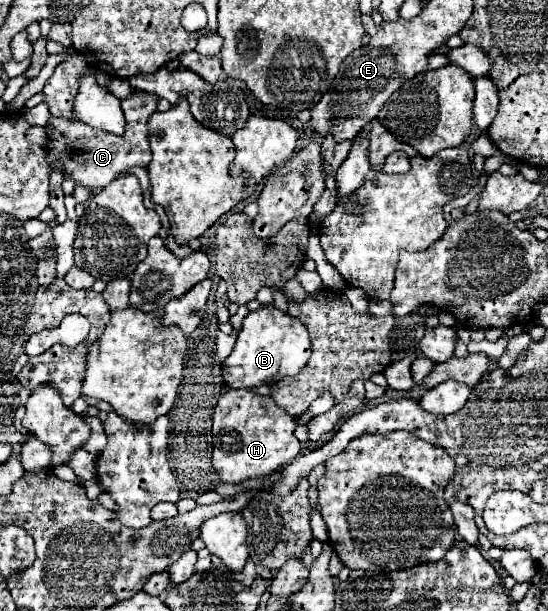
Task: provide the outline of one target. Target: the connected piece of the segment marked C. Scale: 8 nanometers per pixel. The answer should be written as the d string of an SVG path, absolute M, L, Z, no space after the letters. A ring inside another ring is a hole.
M136 92L130 98L122 100L122 110L126 116L126 134L124 136L114 136L106 134L102 130L94 130L82 122L66 122L66 118L50 118L46 124L46 134L48 134L48 160L54 168L64 170L64 174L72 174L76 184L88 186L92 190L102 190L108 186L120 172L126 172L132 166L146 168L152 154L150 154L150 144L148 144L148 118L154 114L158 108L158 96L156 94L146 94L146 92ZM72 160L80 160L80 166L74 166Z

